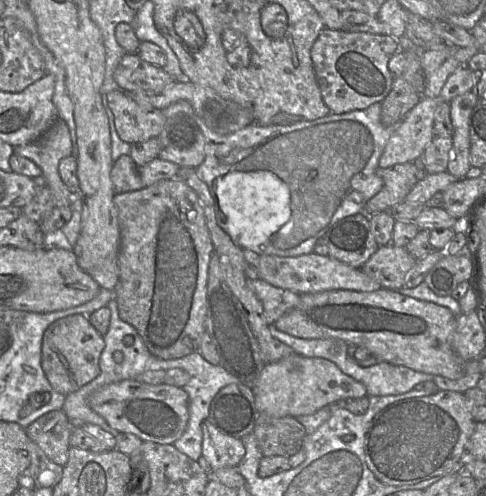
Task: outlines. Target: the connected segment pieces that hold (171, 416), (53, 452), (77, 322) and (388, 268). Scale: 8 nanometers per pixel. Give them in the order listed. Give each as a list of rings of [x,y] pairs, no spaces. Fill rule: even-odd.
[[[135,379],[106,385],[88,400],[91,409],[119,432],[131,433],[142,441],[173,444],[185,432],[189,420],[189,396],[183,388],[168,384],[151,385]]]
[[[60,409],[40,416],[25,429],[25,432],[49,460],[64,467],[68,461],[69,437],[72,428],[72,423]]]
[[[73,314],[52,322],[44,331],[41,345],[41,367],[53,389],[68,395],[95,379],[100,374],[99,360],[105,347],[103,336],[91,325],[87,316]]]
[[[393,244],[379,246],[378,250],[360,268],[362,272],[378,282],[382,288],[399,290],[417,260],[405,247]]]

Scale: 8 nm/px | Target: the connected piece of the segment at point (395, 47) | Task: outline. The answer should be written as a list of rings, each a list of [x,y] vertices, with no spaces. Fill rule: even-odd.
[[[324,28],[313,44],[311,58],[322,98],[330,113],[364,110],[381,103],[390,93],[394,80],[388,68],[389,60],[399,50],[399,40],[391,35]]]

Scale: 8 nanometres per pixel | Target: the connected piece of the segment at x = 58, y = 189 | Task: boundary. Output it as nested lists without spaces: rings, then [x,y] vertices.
[[[60,118],[36,140],[14,147],[15,154],[30,159],[41,169],[55,207],[70,206],[74,197],[58,171],[60,160],[72,155],[72,150],[68,126]]]

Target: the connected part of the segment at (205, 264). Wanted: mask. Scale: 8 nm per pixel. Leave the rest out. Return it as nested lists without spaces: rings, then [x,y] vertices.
[[[173,178],[160,180],[150,186],[144,186],[140,190],[117,193],[114,195],[113,202],[116,207],[120,228],[120,245],[117,256],[119,279],[113,291],[113,297],[117,302],[120,319],[137,330],[150,354],[159,359],[178,359],[198,351],[199,339],[202,333],[205,332],[208,269],[211,256],[214,253],[214,247],[209,230],[206,226],[204,208],[197,194],[185,182],[178,178]]]

